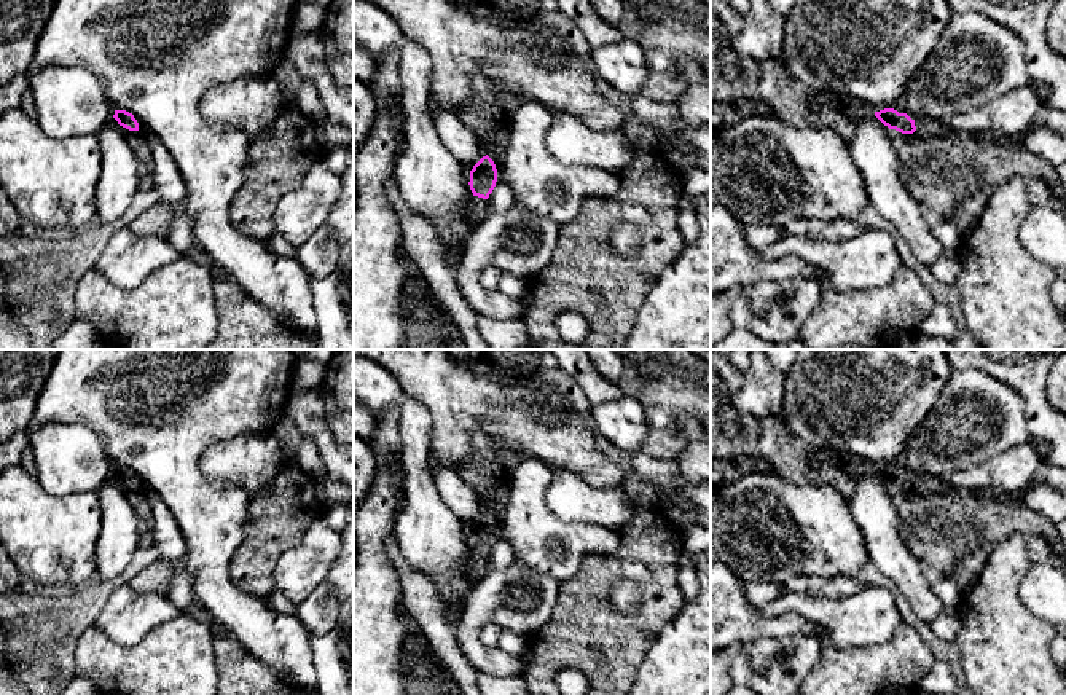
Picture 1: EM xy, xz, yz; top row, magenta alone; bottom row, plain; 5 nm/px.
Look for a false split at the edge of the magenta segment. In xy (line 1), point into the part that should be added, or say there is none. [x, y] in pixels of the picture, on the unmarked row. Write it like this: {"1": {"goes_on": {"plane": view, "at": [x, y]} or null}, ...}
{"1": {"goes_on": null}}

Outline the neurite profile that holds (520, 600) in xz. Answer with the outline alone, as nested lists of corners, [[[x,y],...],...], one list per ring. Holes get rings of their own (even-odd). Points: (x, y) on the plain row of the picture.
[[[515,560],[504,571],[489,571],[468,593],[460,620],[454,625],[454,636],[460,654],[470,666],[480,673],[496,677],[515,677],[523,674],[518,655],[507,654],[499,647],[486,647],[481,642],[481,628],[496,623],[500,628],[529,636],[542,628],[551,617],[559,596],[559,583],[545,577],[529,566]]]

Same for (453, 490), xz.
[[[438,467],[432,477],[440,497],[468,528],[486,513],[480,496],[460,478],[457,470]]]

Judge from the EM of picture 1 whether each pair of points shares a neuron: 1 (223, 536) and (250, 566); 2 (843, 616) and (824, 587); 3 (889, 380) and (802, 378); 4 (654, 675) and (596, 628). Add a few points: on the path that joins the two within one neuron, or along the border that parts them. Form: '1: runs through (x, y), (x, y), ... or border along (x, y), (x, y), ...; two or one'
1: border along (250, 514), (230, 565), (230, 577), (236, 587); two
2: border along (867, 585), (851, 595), (832, 598), (795, 593); two
3: runs through (867, 380), (824, 380); one
4: border along (660, 633), (634, 678); two

